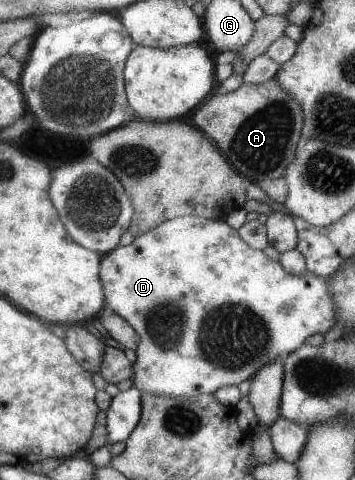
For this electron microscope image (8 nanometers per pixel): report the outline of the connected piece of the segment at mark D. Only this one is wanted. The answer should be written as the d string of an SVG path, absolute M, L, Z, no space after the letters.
M191 215L167 220L155 229L136 237L131 245L119 245L113 251L104 254L100 265L100 276L104 283L107 310L129 320L142 337L136 351L137 360L134 363L134 384L142 394L157 393L157 395L195 398L201 394L214 394L221 387L239 385L255 377L257 371L269 365L271 361L284 360L292 351L307 343L307 339L312 336L328 333L337 323L337 309L335 309L335 299L329 291L329 283L331 283L329 278L311 272L295 275L287 271L280 261L271 259L265 251L247 245L240 236L240 231L231 227L229 222L223 219L212 220Z

